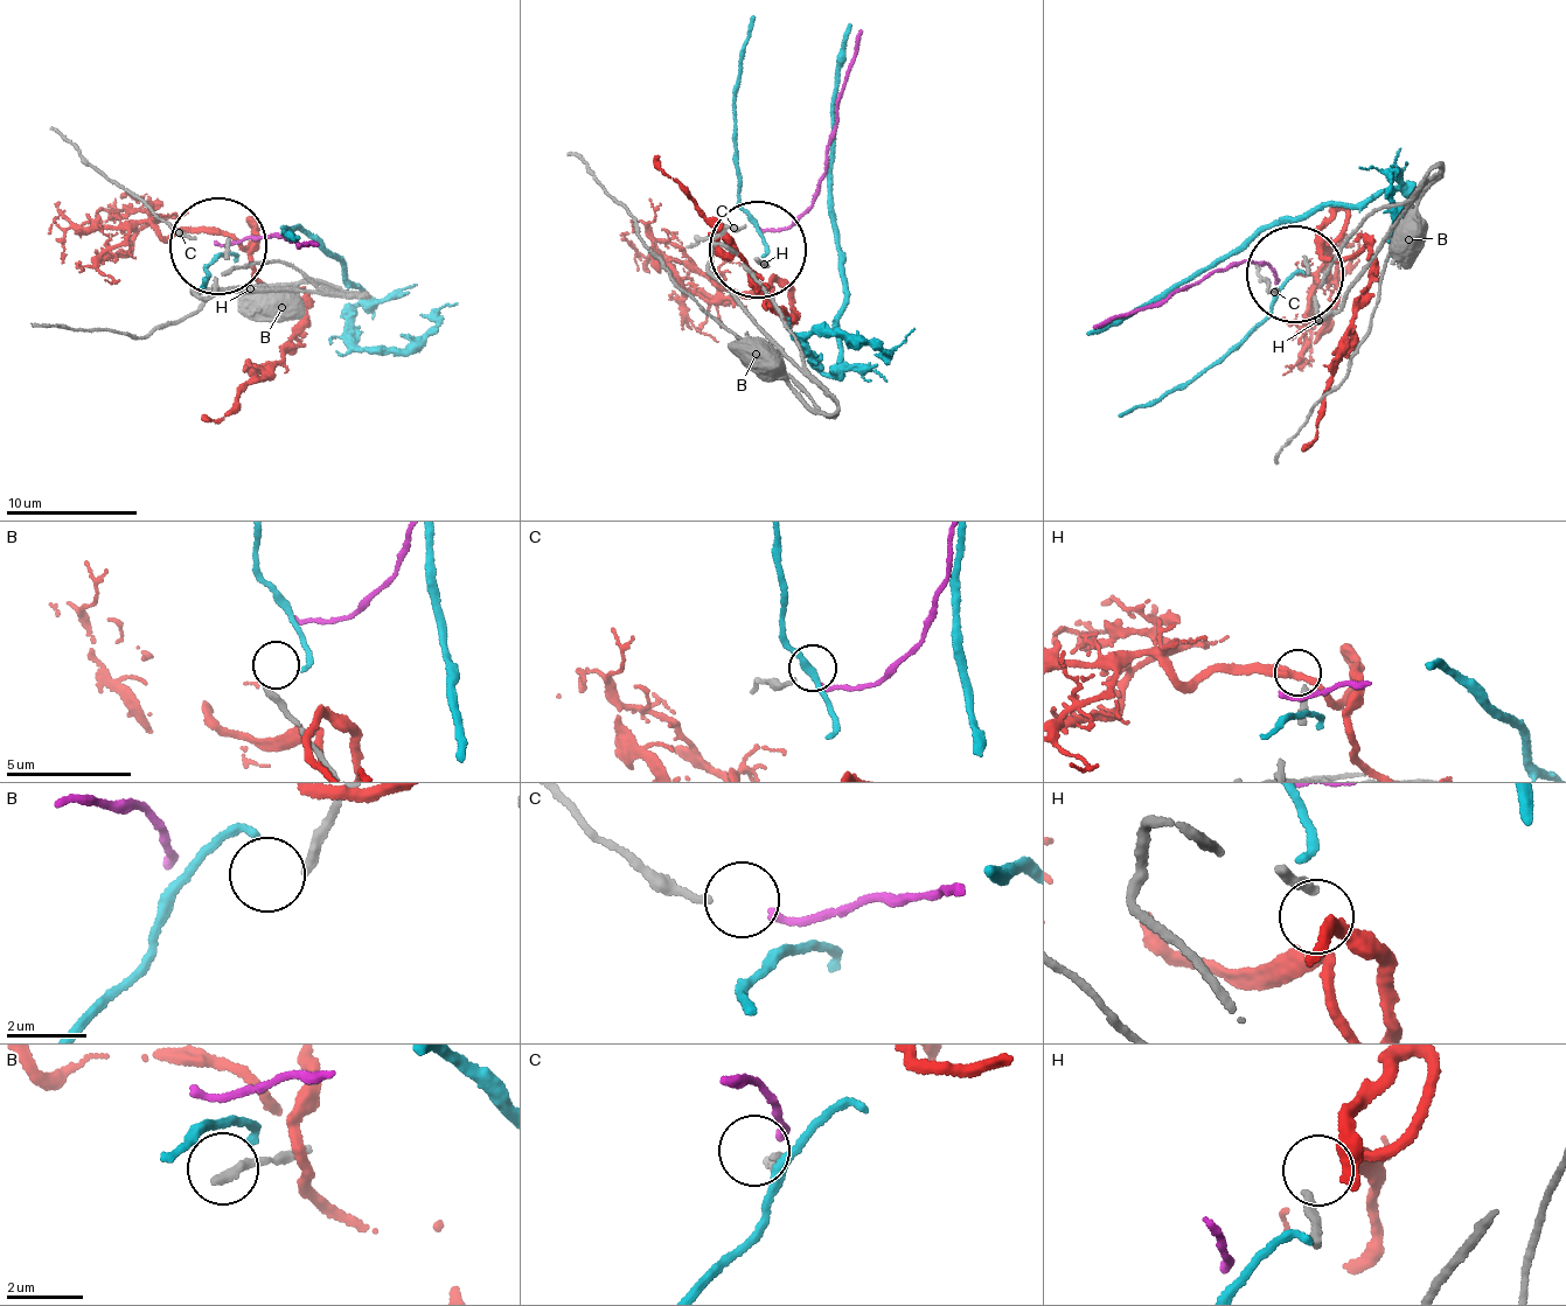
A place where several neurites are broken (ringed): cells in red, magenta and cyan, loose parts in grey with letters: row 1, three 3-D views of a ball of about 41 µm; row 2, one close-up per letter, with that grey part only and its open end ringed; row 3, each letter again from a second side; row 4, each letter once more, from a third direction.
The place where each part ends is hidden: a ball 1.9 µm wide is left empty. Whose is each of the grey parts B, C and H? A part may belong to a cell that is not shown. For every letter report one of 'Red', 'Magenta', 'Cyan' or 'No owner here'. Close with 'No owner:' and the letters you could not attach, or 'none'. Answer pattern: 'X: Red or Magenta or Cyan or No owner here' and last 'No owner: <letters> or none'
B: Cyan
C: Magenta
H: Red
No owner: none

